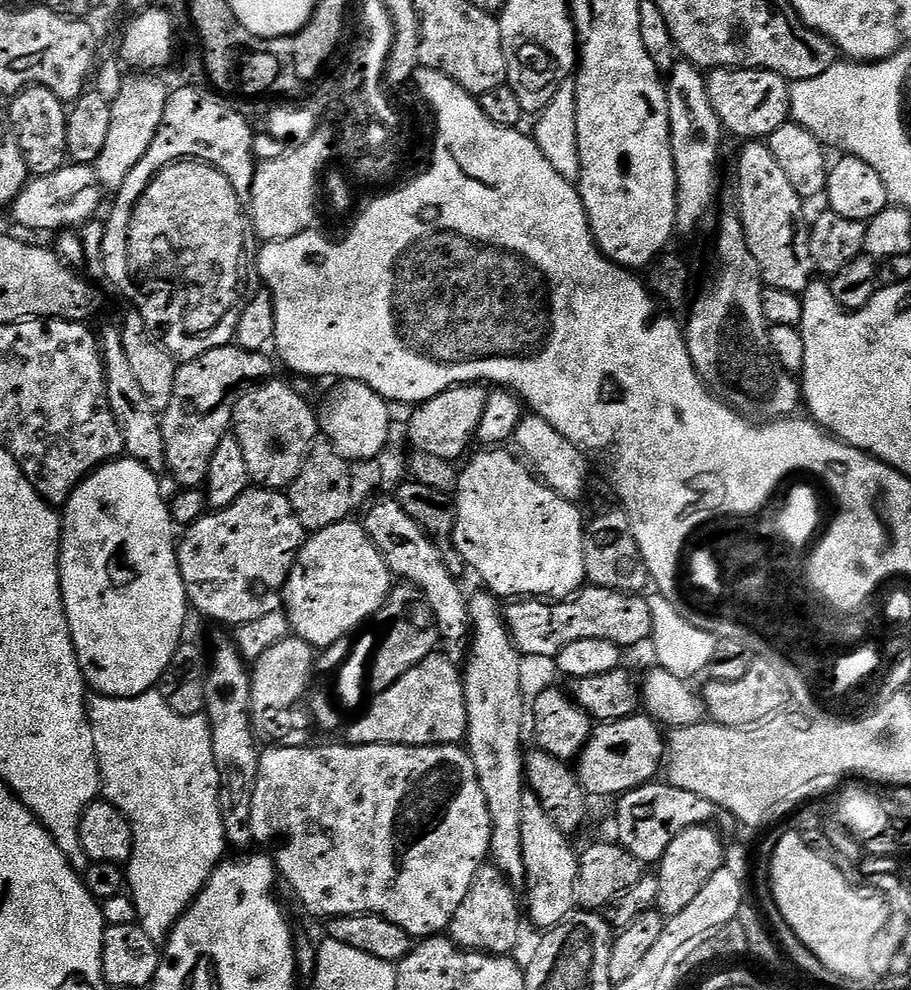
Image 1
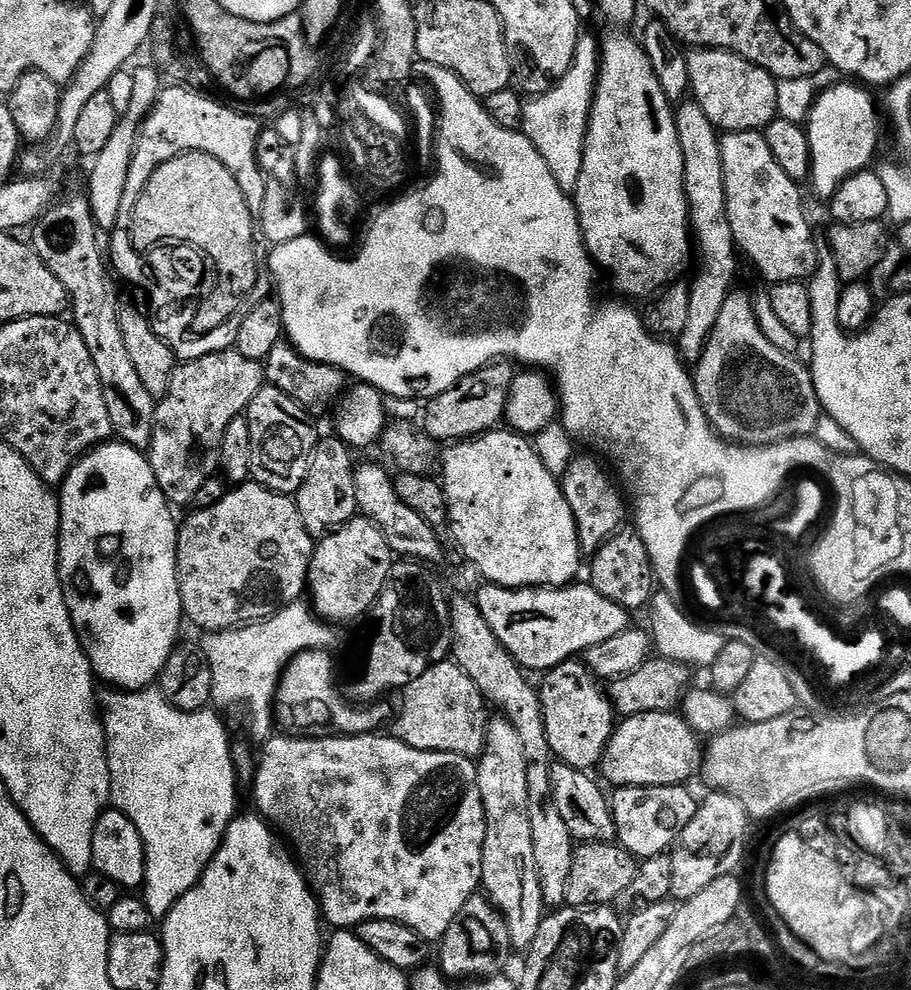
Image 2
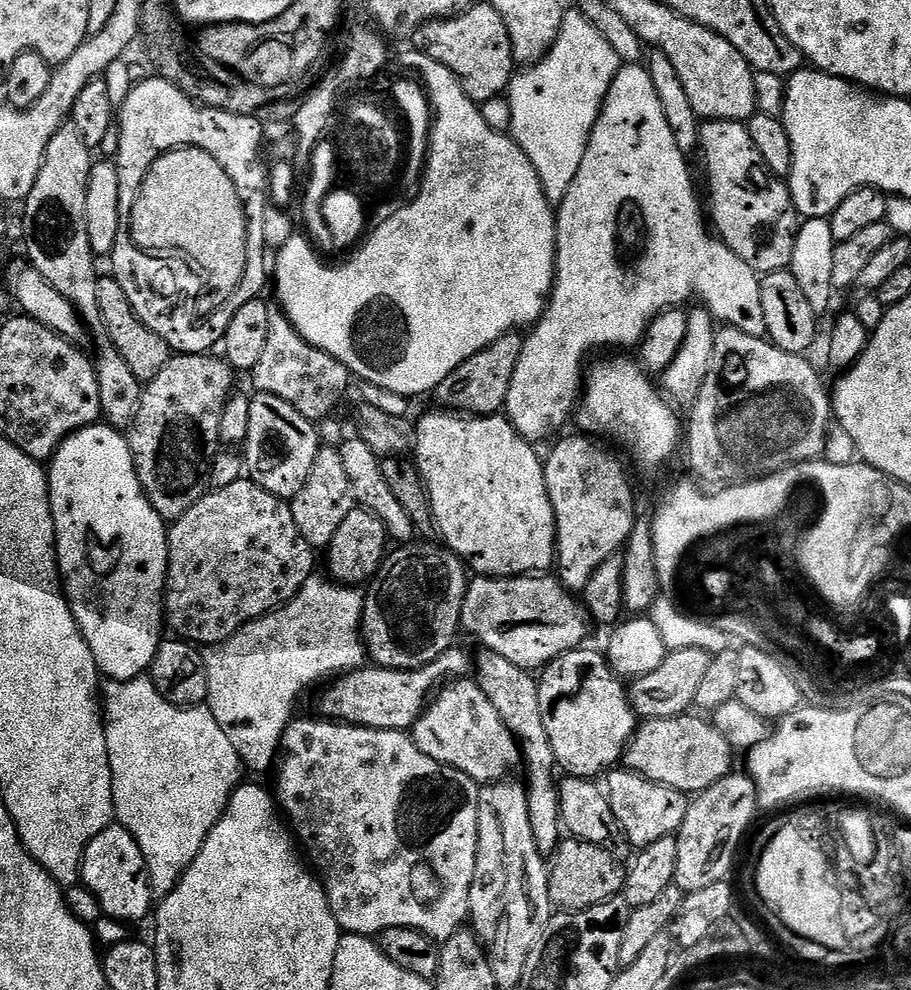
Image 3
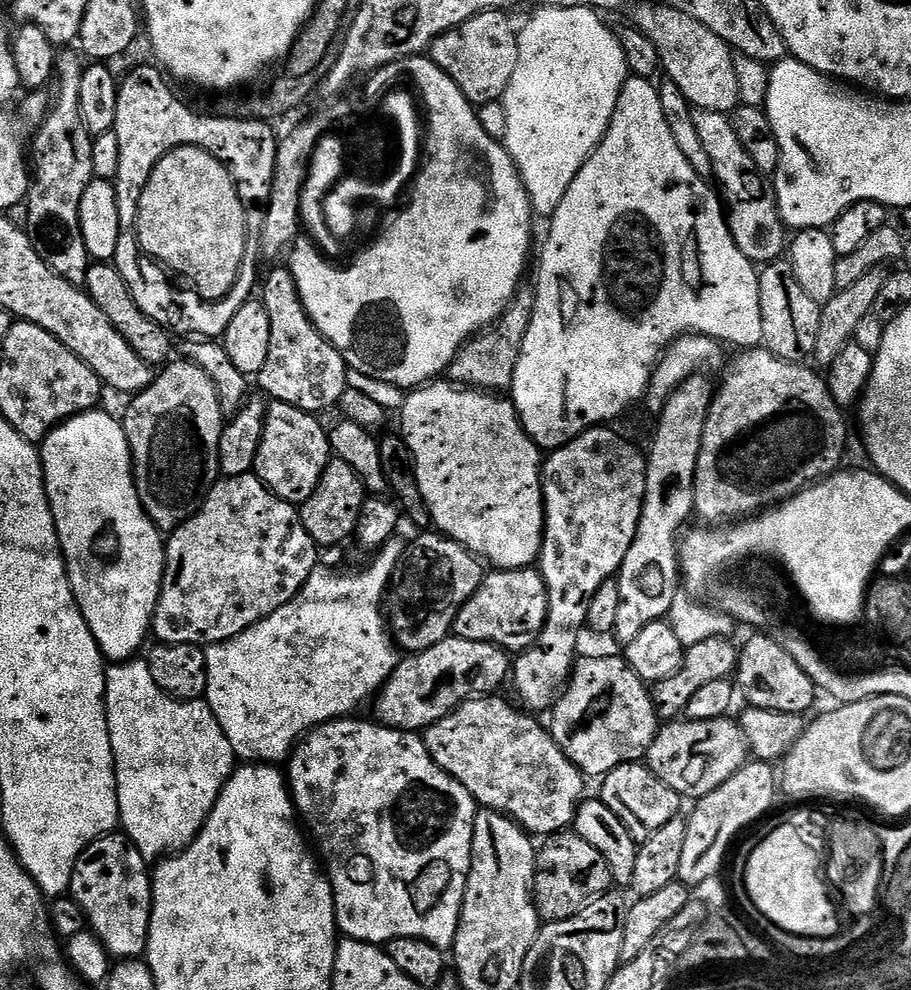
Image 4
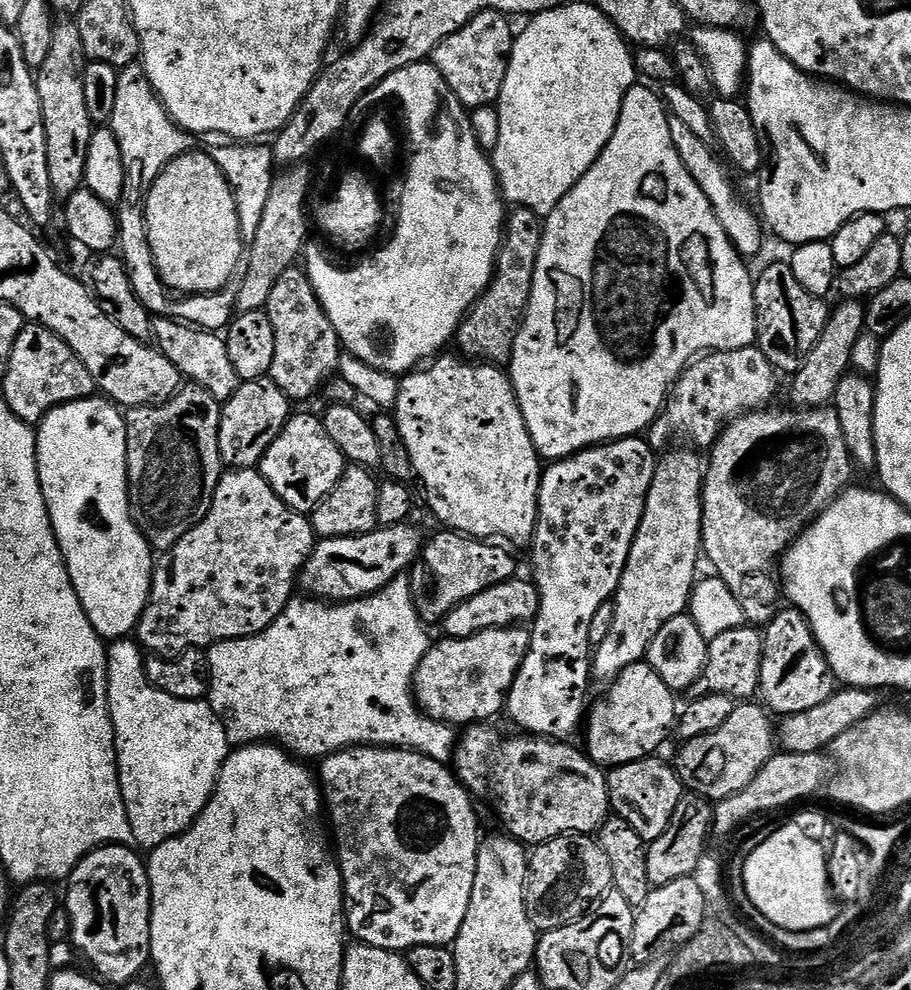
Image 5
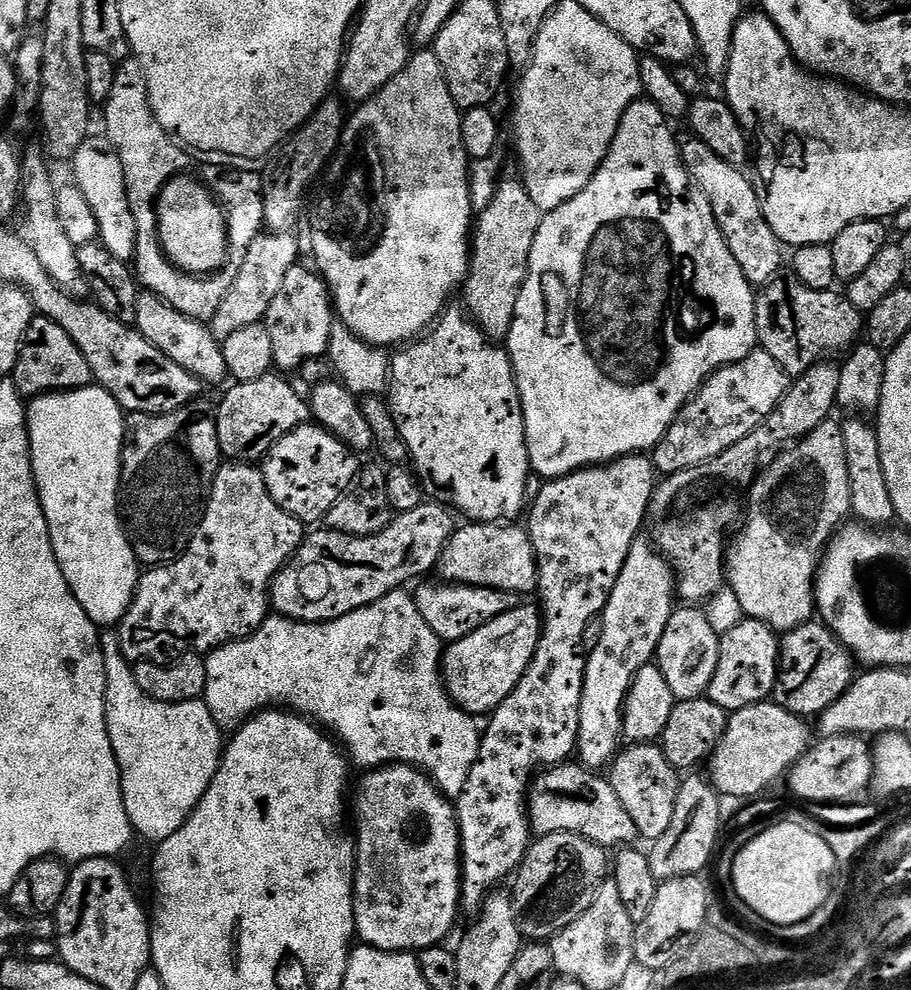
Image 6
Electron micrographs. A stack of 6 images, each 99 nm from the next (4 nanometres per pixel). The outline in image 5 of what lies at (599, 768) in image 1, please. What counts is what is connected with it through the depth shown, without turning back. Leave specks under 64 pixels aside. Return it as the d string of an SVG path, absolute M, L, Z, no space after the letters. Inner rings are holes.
M740 702L733 707L730 718L718 726L718 730L710 730L710 734L702 734L693 740L683 741L679 746L680 753L674 759L674 767L680 775L680 781L684 783L685 789L689 793L704 797L709 802L719 802L725 800L727 796L733 796L742 791L766 766L768 759L777 751L778 732L774 727L774 720L771 715L759 703Z

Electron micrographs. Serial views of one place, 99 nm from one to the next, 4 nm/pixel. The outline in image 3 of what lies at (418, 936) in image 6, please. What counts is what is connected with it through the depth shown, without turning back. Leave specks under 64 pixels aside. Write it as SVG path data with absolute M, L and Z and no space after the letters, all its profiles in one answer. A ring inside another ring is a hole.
M293 719L280 743L274 799L279 811L286 817L303 855L310 864L312 859L311 867L318 877L318 883L324 888L328 905L340 929L354 936L376 938L391 928L409 928L424 932L437 942L450 939L455 932L461 931L463 924L460 923L469 919L470 882L474 882L474 866L478 858L478 798L481 785L475 784L462 770L454 770L422 754L408 732L380 732L377 728L357 728L339 722L300 719Z

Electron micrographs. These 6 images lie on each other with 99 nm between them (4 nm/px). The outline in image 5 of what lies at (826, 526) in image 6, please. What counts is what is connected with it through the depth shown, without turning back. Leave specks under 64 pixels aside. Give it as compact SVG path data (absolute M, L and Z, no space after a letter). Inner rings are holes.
M768 406L763 410L746 412L742 416L736 417L725 426L724 431L720 433L715 444L710 449L712 461L707 461L706 471L704 474L704 491L702 493L702 534L704 542L702 545L703 555L706 560L713 564L715 575L720 577L726 586L730 586L730 594L738 598L738 606L742 606L742 614L745 621L752 626L767 626L776 615L778 608L776 604L776 592L778 596L778 580L775 575L772 576L768 571L777 567L778 561L784 553L796 543L801 532L840 495L849 487L854 465L852 455L846 450L846 438L842 438L842 426L838 422L836 409L831 406L823 408L798 408L787 406L788 408L776 408L777 406Z

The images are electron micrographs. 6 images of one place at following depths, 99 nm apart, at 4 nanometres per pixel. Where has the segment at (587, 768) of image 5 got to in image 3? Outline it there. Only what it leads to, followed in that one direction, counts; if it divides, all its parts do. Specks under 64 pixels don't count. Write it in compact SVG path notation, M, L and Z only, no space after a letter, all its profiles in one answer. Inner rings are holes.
M472 678L445 684L424 709L410 735L422 754L454 770L462 770L481 786L497 783L507 773L504 772L507 768L515 764L517 767L522 760L521 745L517 744L512 732L506 730L506 722L498 718L498 710L494 710L490 698L482 694Z

